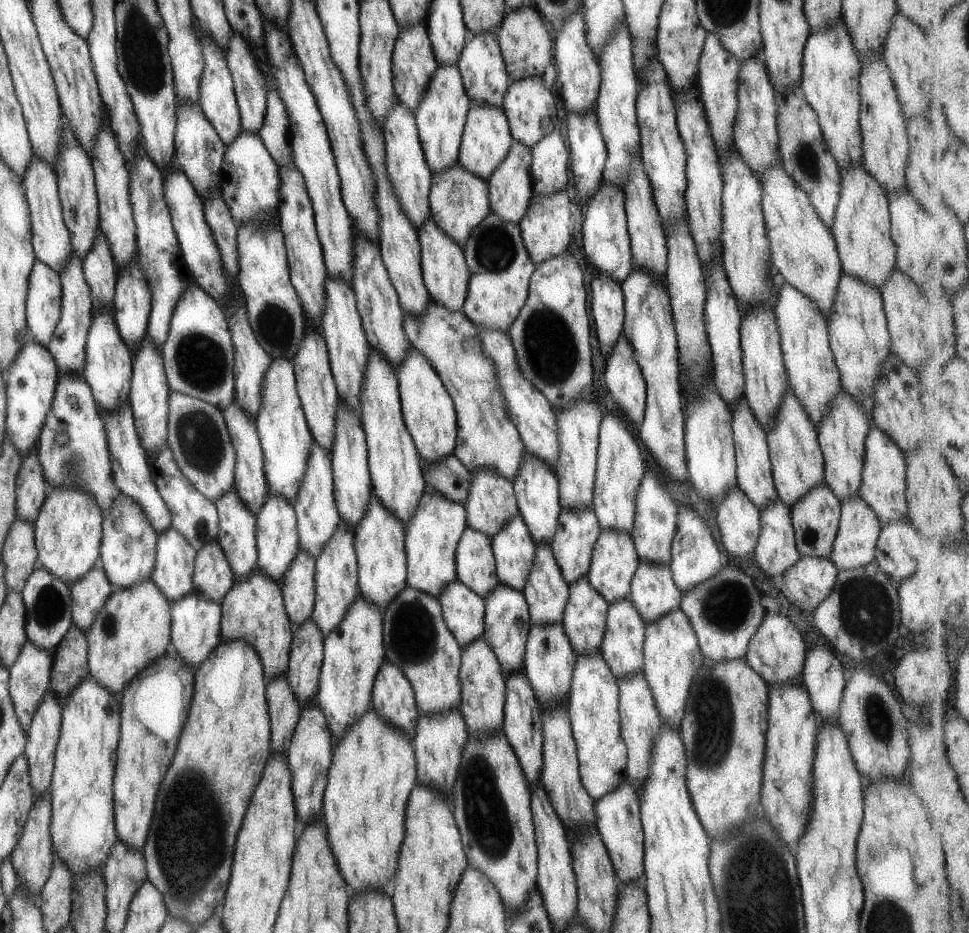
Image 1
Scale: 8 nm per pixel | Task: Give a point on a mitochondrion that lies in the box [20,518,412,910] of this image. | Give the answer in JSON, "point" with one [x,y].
{"point":[49,606]}

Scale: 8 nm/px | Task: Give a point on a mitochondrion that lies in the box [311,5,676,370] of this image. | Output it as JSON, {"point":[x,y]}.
{"point":[494,250]}

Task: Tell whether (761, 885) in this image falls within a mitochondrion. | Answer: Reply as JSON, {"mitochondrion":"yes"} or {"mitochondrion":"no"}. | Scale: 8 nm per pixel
{"mitochondrion":"yes"}

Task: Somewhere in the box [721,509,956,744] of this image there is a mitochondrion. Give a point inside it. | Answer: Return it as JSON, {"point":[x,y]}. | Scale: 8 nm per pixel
{"point":[860,599]}

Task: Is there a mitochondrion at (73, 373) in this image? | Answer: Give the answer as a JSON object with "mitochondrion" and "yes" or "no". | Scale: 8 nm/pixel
{"mitochondrion":"no"}

